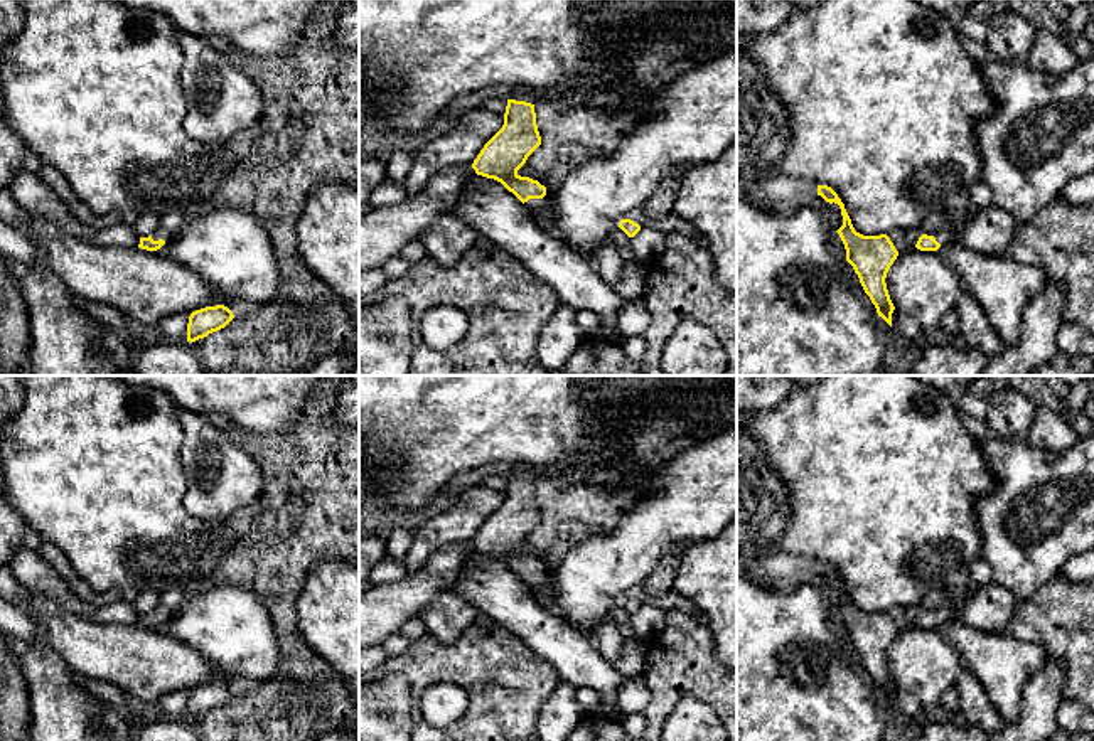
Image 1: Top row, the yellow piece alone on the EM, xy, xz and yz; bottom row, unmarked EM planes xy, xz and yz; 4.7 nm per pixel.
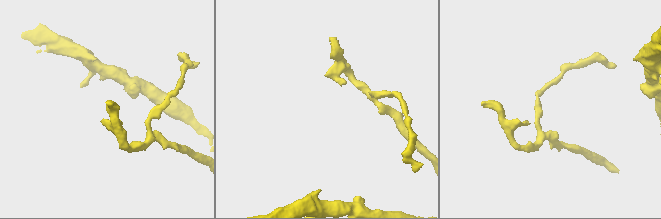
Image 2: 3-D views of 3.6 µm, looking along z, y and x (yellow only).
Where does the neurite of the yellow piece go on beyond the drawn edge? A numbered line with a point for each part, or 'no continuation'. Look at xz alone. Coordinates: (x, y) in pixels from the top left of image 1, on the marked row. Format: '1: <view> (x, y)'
1: xz (536, 207)

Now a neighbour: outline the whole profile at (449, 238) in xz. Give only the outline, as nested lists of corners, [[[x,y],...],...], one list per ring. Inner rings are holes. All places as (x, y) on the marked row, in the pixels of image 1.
[[[450,214],[440,216],[420,237],[426,258],[440,266],[453,266],[480,239],[477,229],[470,227],[460,217]]]

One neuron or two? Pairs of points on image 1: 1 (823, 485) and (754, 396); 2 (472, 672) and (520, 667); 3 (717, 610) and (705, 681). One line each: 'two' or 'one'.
1: two
2: one
3: two

